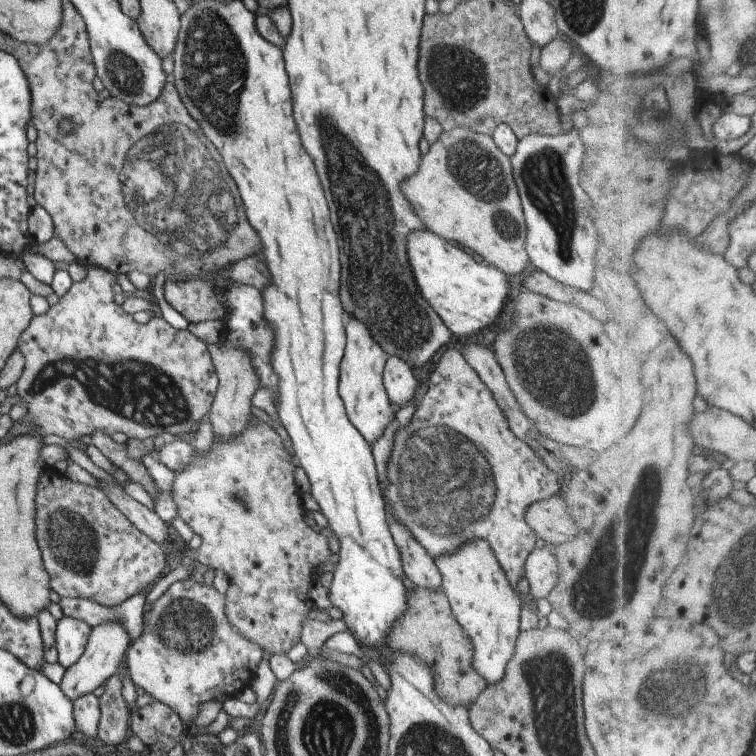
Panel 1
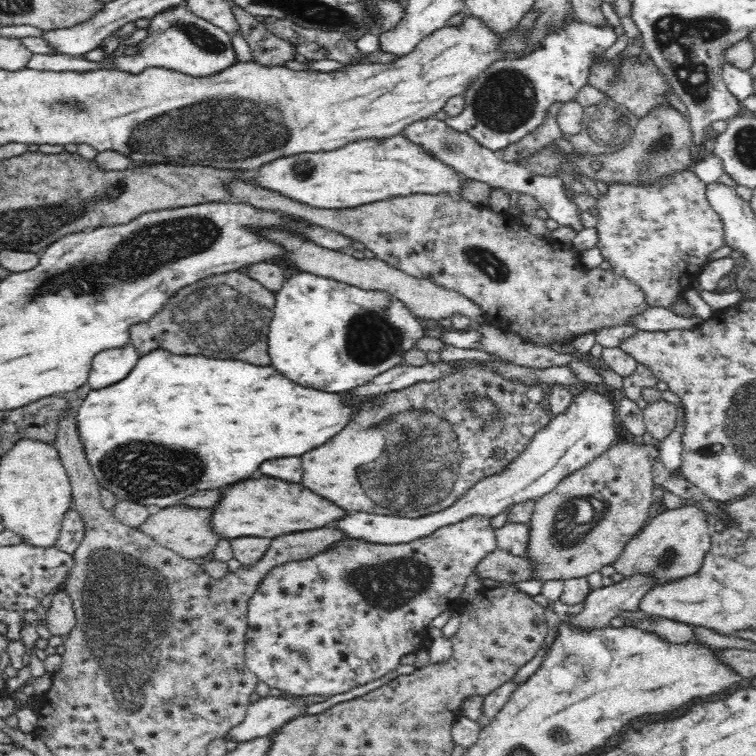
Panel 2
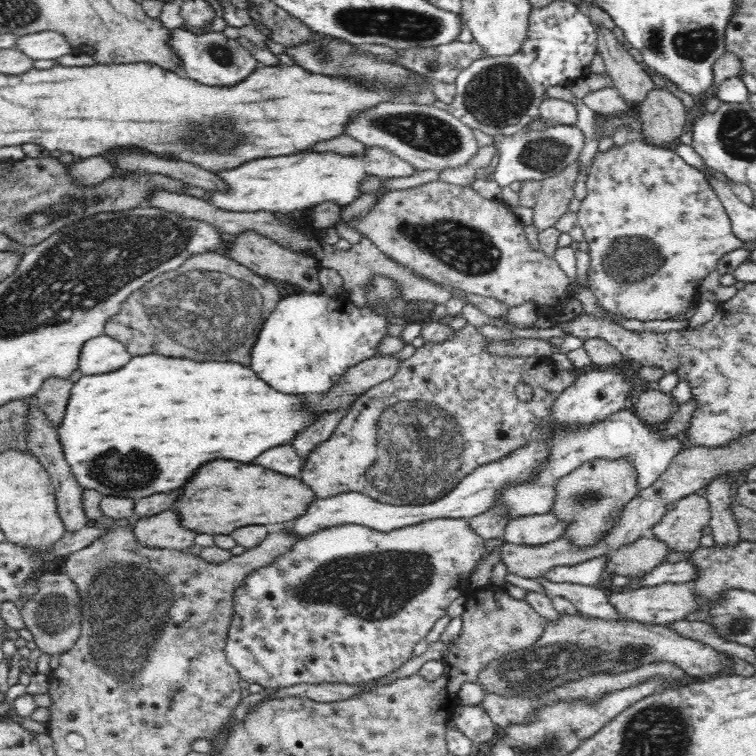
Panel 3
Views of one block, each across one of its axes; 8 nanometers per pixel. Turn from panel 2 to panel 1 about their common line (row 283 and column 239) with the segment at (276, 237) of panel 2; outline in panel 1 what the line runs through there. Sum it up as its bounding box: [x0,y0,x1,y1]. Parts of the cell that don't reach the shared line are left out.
[205,336,259,440]

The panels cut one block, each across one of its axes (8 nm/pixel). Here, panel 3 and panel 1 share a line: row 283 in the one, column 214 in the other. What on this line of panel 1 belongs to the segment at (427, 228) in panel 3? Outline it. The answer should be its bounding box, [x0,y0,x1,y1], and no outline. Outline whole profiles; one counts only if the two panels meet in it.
[171,420,333,655]

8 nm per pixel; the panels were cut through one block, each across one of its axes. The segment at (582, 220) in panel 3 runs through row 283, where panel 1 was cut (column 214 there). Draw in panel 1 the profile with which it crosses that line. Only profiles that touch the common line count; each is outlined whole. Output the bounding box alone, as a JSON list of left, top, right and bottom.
[125,576,263,726]

